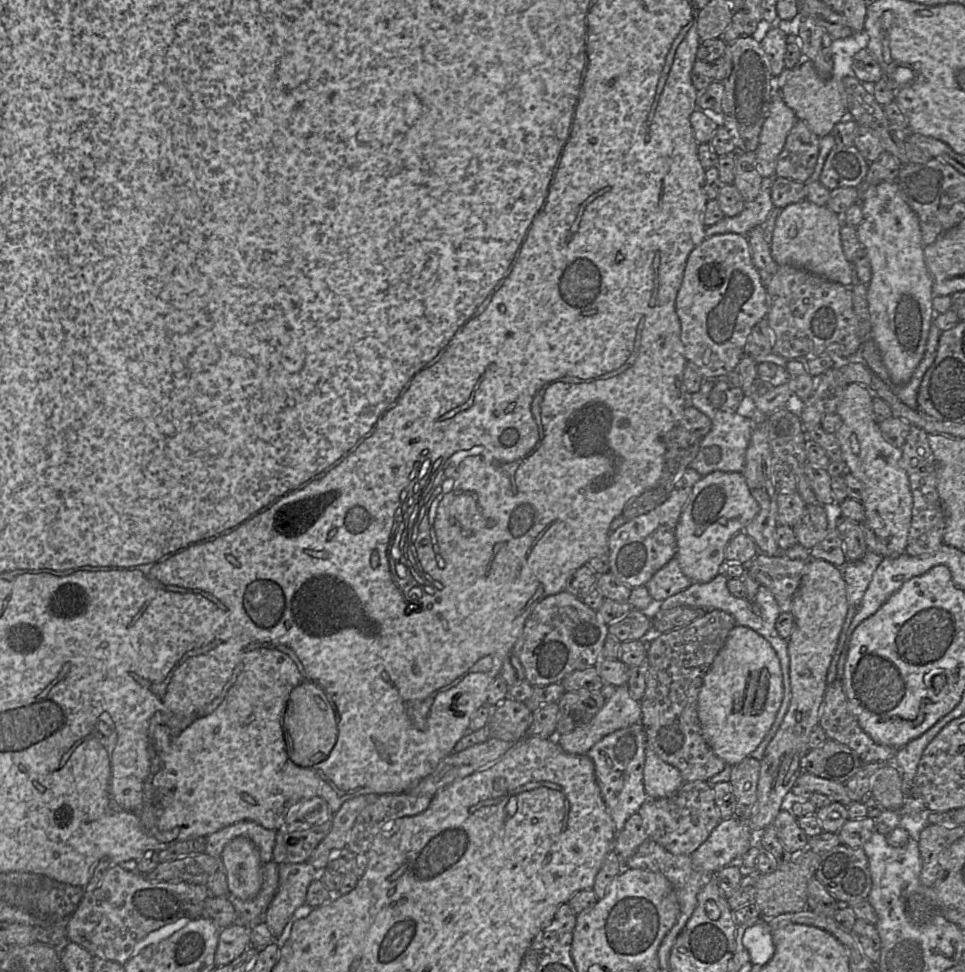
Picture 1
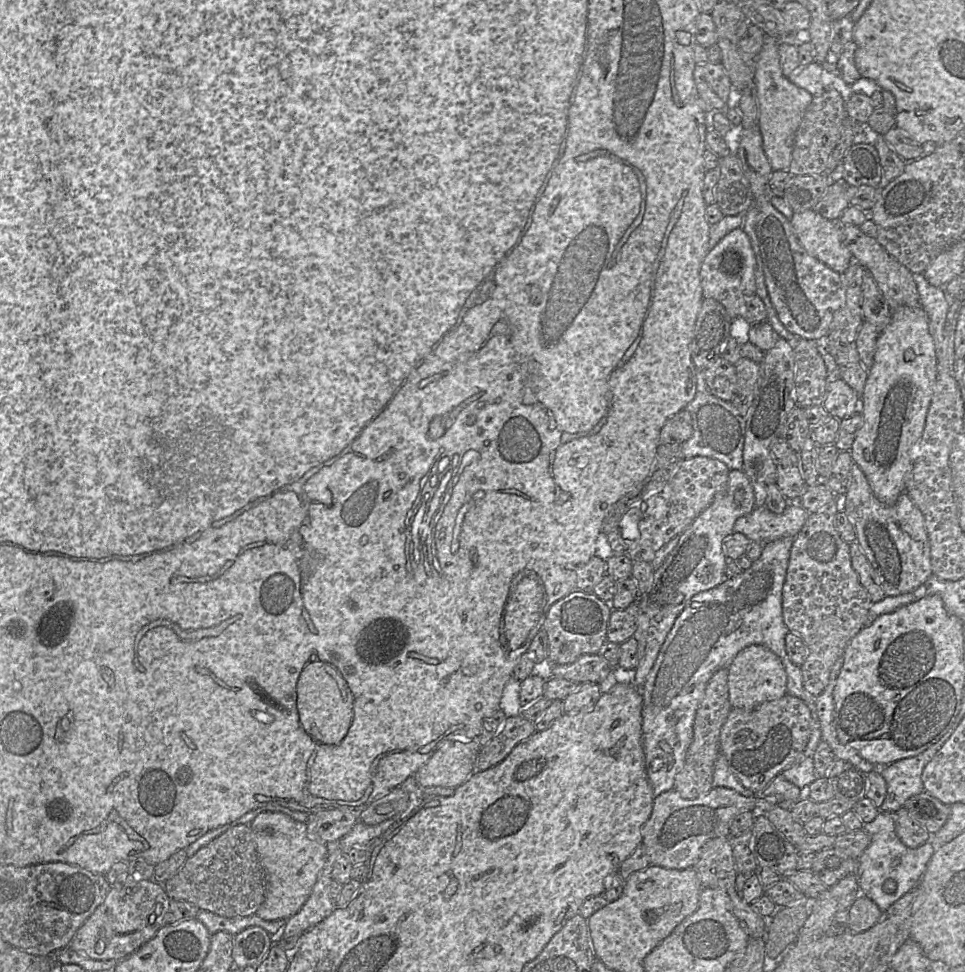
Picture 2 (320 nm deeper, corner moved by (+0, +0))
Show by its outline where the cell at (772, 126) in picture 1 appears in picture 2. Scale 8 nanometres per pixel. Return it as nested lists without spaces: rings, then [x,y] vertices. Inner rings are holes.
[[[765,36],[762,49],[755,60],[754,85],[759,105],[759,130],[763,148],[773,171],[787,171],[792,160],[794,138],[813,96],[794,85],[782,73],[778,52],[780,40]]]

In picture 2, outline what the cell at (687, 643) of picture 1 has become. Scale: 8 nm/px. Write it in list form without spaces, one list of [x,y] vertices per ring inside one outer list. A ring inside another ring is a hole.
[[[728,669],[718,670],[709,680],[695,715],[693,740],[687,750],[683,769],[676,774],[674,790],[685,799],[696,799],[712,788],[715,762],[721,754],[720,732],[732,708],[728,692]]]

